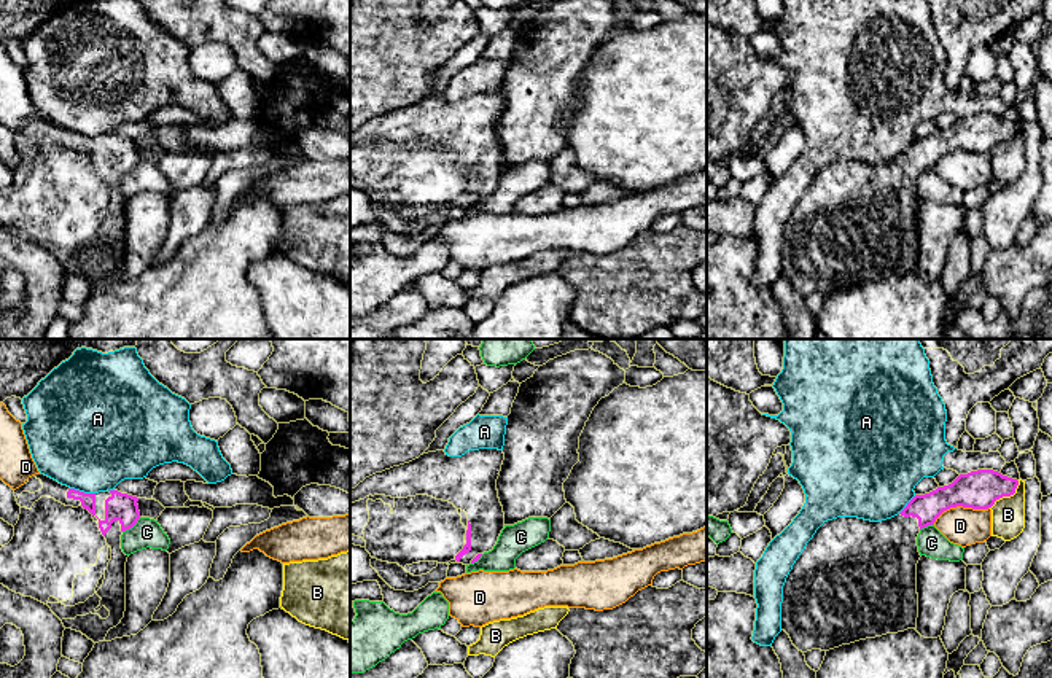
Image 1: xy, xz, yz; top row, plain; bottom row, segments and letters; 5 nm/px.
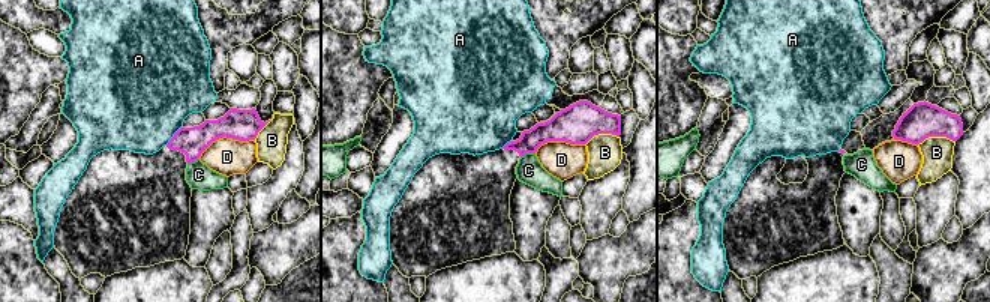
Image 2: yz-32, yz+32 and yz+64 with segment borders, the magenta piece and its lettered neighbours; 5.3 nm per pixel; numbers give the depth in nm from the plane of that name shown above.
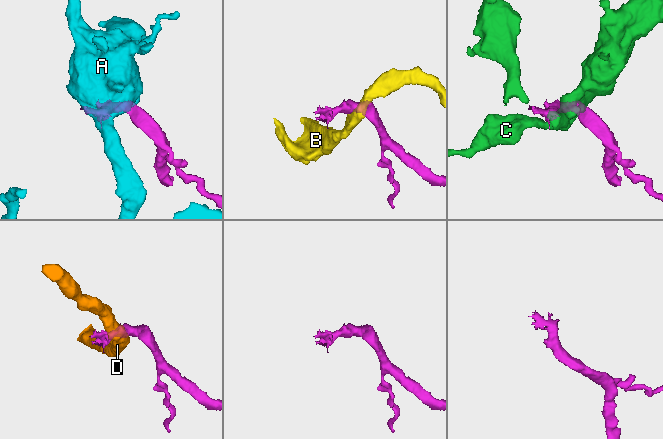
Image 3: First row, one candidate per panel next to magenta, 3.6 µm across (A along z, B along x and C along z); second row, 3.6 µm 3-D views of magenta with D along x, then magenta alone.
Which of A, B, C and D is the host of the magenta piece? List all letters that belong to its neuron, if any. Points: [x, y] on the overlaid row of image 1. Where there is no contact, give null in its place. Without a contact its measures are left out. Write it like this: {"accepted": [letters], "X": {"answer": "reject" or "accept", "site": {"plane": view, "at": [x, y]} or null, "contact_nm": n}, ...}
{"accepted": [], "A": {"answer": "reject", "site": {"plane": "xy", "at": [83, 492]}, "contact_nm": 130}, "B": {"answer": "reject", "site": {"plane": "yz", "at": [1006, 495]}, "contact_nm": 200}, "C": {"answer": "reject", "site": {"plane": "xy", "at": [131, 527]}, "contact_nm": 120}, "D": {"answer": "reject", "site": {"plane": "yz", "at": [960, 505]}, "contact_nm": 300}}

